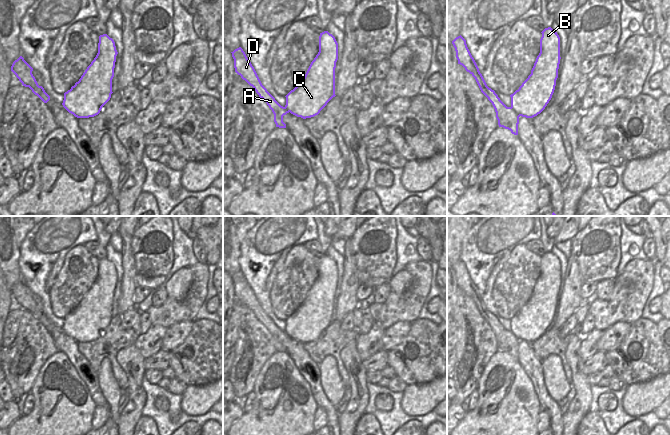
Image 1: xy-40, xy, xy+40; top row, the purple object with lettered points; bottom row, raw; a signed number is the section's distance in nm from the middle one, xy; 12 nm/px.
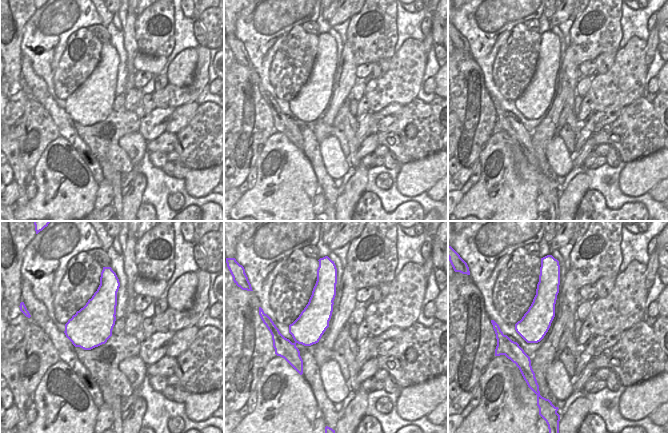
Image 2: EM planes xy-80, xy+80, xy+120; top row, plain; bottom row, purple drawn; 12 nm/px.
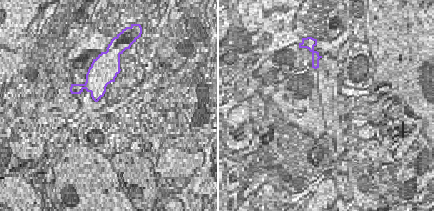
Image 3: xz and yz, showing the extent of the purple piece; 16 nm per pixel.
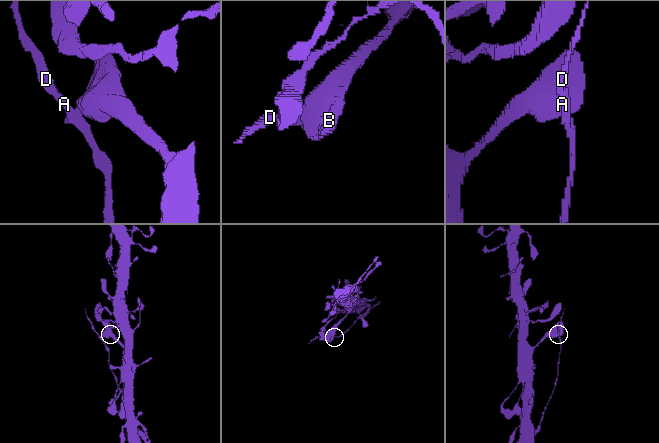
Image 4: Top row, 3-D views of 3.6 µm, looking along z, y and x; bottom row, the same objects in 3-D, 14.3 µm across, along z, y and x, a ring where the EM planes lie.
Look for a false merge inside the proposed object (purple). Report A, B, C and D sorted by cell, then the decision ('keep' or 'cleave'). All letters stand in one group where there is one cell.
A D / B C; cleave

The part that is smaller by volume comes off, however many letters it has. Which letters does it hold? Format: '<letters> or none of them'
A, D

